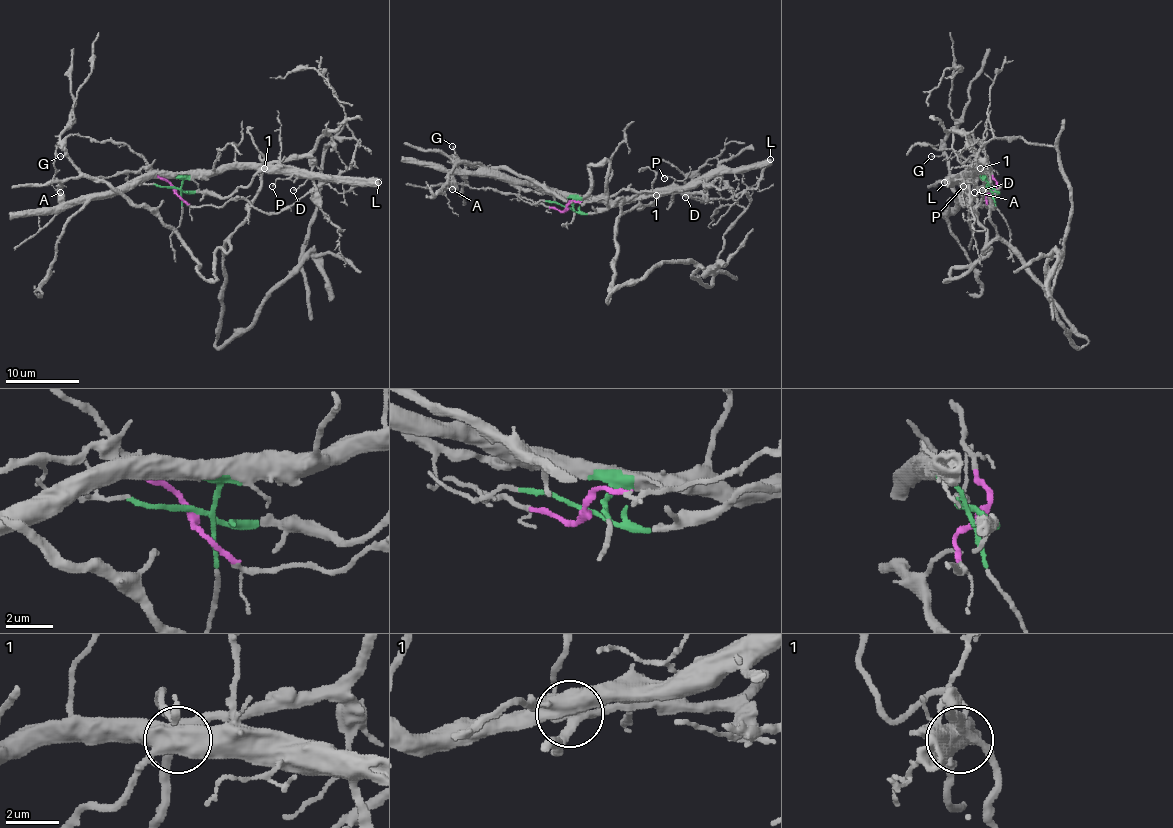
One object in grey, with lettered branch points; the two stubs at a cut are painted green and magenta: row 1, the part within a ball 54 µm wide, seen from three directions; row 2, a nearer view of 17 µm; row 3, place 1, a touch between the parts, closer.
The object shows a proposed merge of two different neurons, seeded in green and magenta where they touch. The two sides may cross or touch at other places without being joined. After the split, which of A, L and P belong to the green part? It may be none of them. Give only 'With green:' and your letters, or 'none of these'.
With green: L, P

